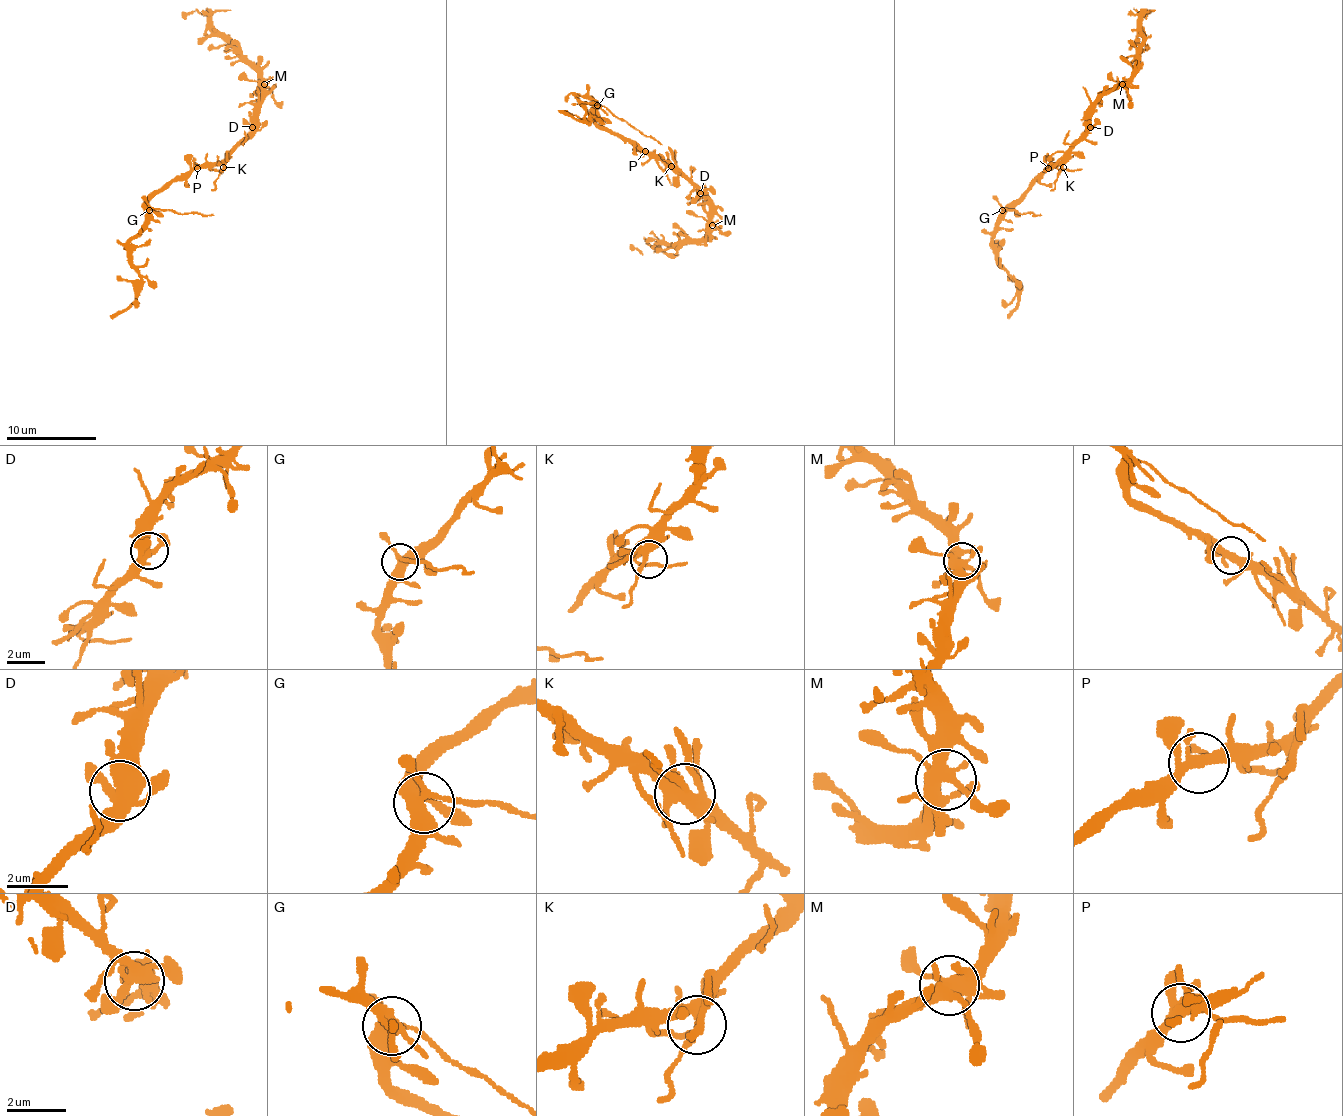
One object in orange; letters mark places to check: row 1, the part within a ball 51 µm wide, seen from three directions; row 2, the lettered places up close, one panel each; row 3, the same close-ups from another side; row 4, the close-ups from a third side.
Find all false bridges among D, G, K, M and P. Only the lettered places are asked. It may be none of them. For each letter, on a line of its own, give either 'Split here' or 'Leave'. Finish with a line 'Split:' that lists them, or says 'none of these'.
D: Leave
G: Leave
K: Leave
M: Leave
P: Leave
Split: none of these

